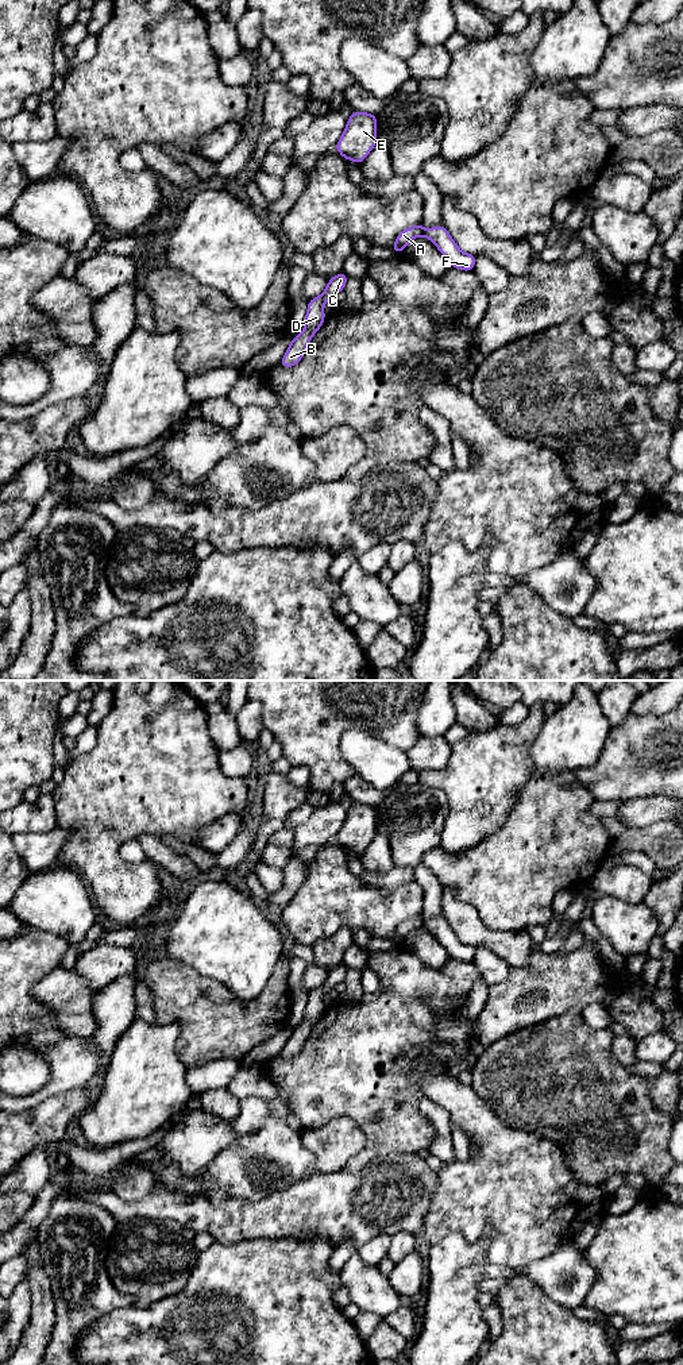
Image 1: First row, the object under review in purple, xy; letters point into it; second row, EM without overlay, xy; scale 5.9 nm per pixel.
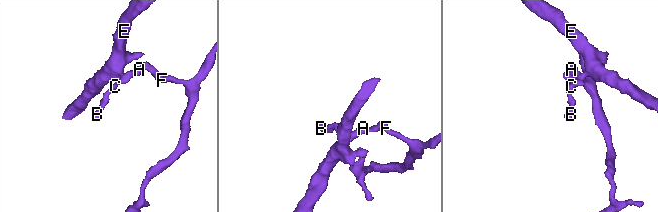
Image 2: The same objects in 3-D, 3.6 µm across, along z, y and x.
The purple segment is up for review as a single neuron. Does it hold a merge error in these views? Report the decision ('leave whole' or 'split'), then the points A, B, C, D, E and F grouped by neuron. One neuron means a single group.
split; A B C D E / F

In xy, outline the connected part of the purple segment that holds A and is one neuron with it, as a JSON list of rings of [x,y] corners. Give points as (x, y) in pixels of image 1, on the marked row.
[[[418,223],[418,224],[416,224],[416,225],[410,227],[410,228],[404,230],[402,232],[398,234],[394,244],[390,248],[393,248],[397,254],[402,252],[405,250],[406,244],[410,240],[413,240],[413,239],[416,239],[418,236],[422,236],[424,231],[425,230],[424,230],[421,223]]]

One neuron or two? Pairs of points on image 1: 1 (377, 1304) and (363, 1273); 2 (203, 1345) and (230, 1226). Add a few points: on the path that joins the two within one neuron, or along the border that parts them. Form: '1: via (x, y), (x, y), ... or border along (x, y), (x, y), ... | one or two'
1: via (377, 1296), (363, 1281) | one
2: border along (257, 1238), (230, 1244), (215, 1241) | two

